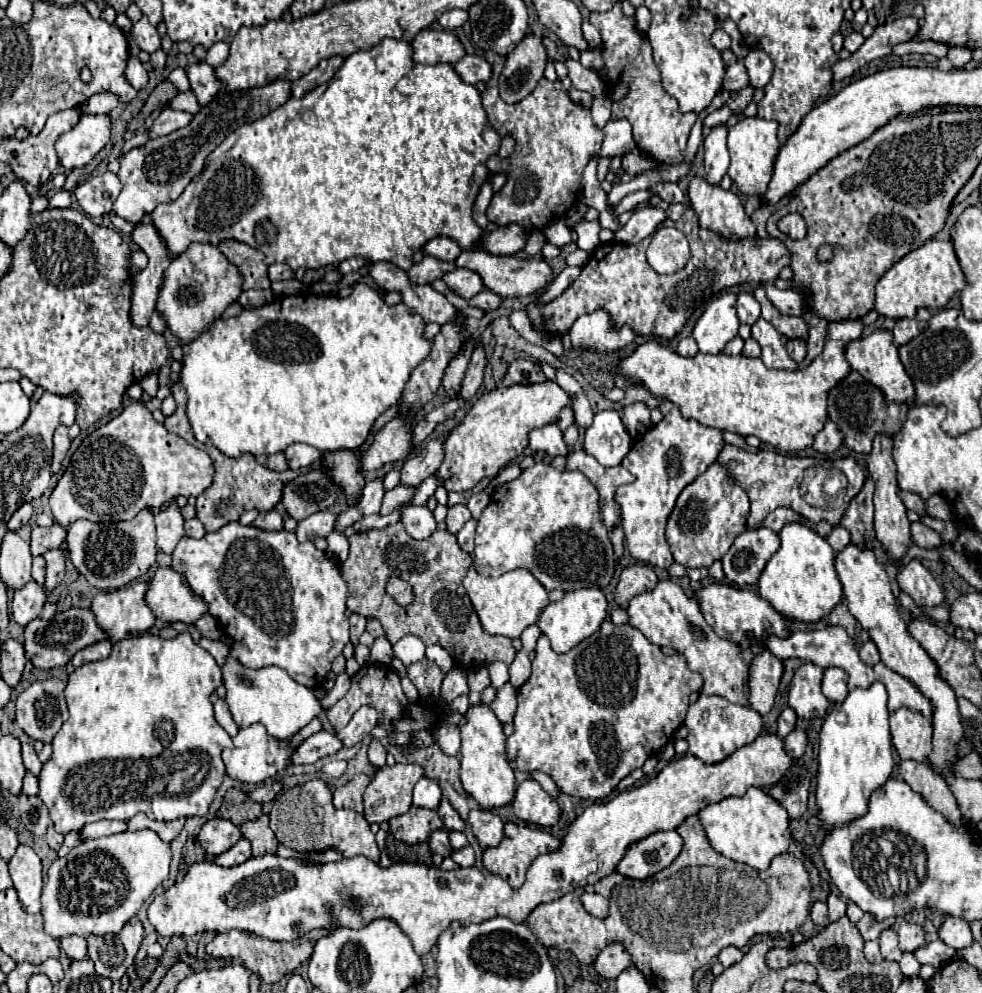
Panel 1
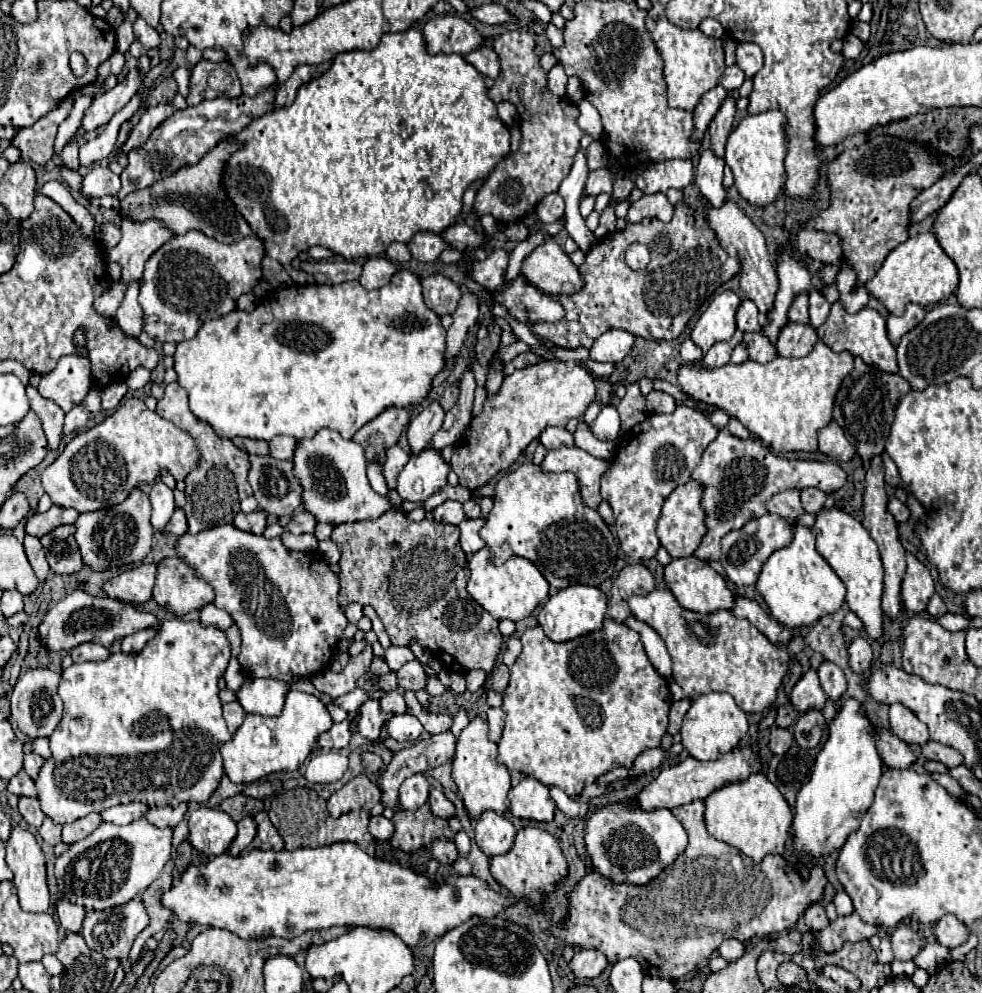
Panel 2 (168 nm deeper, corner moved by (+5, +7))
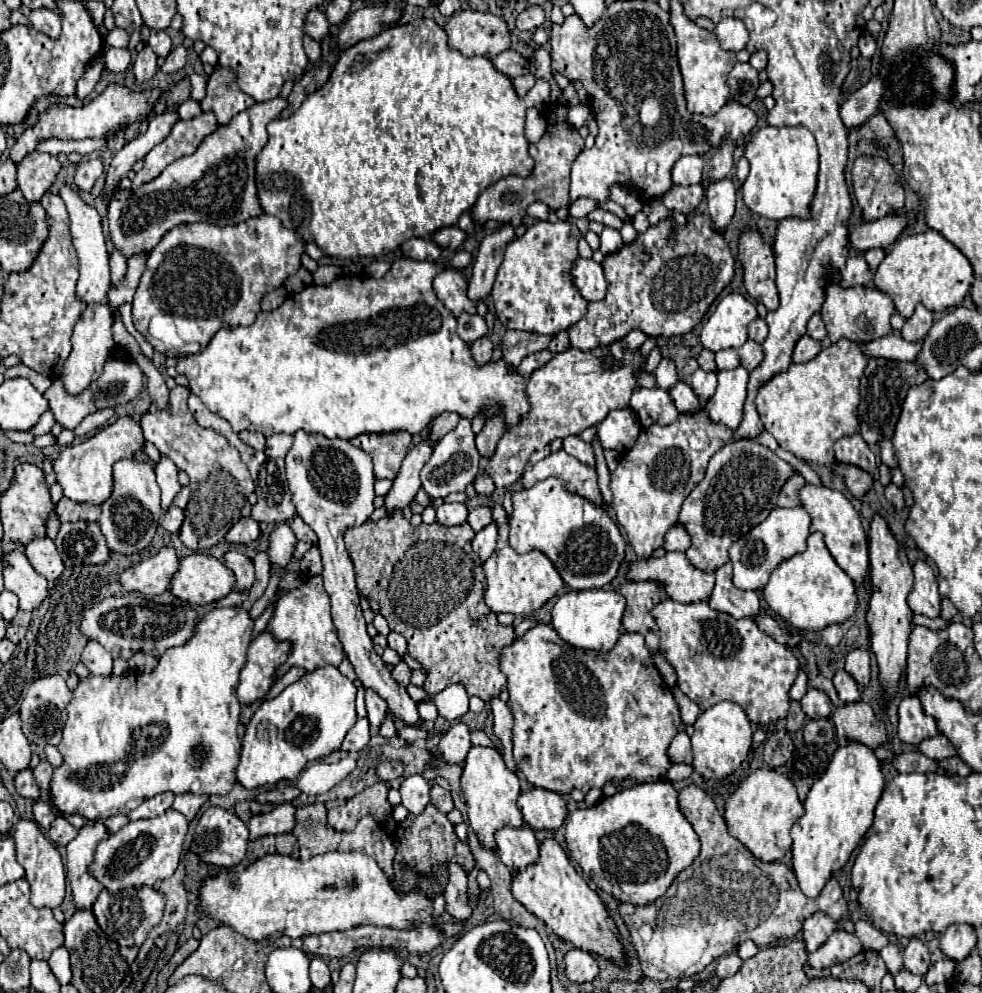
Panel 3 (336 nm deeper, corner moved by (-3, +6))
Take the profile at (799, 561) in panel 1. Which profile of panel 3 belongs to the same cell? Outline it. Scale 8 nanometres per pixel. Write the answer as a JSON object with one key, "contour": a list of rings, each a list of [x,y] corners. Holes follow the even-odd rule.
{"contour":[[[819,532],[809,534],[805,552],[783,560],[775,568],[761,594],[771,610],[775,610],[779,616],[783,616],[783,620],[799,630],[819,632],[827,624],[841,624],[855,612],[857,606],[857,594],[851,578],[837,566]]]}

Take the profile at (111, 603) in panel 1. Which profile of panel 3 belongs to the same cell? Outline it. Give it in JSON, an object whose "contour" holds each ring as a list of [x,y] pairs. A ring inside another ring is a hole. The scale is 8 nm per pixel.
{"contour":[[[161,548],[159,554],[127,568],[121,574],[125,590],[141,592],[143,596],[159,596],[169,588],[169,580],[179,566],[179,558],[173,548]]]}

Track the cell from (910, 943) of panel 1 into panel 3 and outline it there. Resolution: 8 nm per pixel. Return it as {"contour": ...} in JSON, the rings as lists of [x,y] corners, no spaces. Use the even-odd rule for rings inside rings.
{"contour":[[[911,938],[903,948],[903,966],[913,974],[925,976],[929,968],[929,950],[919,938]]]}

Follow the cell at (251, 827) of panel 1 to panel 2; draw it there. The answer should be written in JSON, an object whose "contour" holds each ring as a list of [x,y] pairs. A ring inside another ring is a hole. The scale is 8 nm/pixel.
{"contour":[[[261,811],[259,815],[255,815],[255,821],[257,821],[257,839],[253,841],[253,849],[273,849],[273,851],[279,851],[283,847],[283,841],[281,841],[281,835],[277,833],[277,829],[273,827],[273,823],[269,821],[267,813]],[[271,827],[273,827],[273,833],[271,833]]]}

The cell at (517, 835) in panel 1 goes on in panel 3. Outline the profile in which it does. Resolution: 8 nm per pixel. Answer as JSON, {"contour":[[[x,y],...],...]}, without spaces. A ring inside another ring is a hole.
{"contour":[[[545,838],[539,846],[539,860],[535,864],[529,864],[523,870],[517,870],[511,880],[513,896],[539,920],[547,924],[547,928],[571,942],[575,948],[607,956],[619,966],[625,966],[623,950],[617,940],[617,928],[611,916],[607,914],[605,904],[593,892],[587,882],[577,874],[575,866],[569,862],[565,850],[555,838]]]}

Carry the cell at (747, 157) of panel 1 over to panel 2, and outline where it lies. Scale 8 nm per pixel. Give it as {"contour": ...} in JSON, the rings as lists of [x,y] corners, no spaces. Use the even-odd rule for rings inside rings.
{"contour":[[[767,111],[759,115],[747,115],[731,131],[727,139],[725,163],[731,167],[735,177],[735,187],[739,195],[753,207],[765,207],[773,203],[783,189],[785,175],[785,155],[787,155],[787,123],[781,111]]]}

